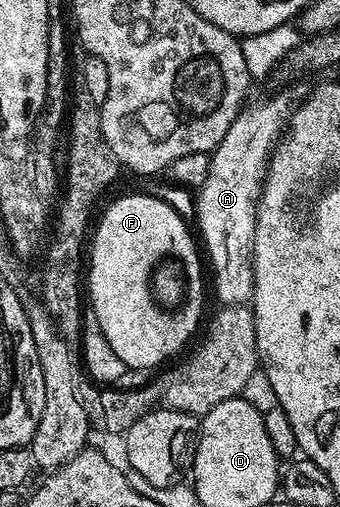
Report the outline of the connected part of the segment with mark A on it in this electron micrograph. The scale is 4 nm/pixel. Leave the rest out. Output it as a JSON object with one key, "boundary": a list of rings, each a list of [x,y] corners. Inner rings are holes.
{"boundary":[[[276,94],[258,103],[253,110],[242,110],[230,126],[230,132],[226,132],[226,136],[212,151],[209,175],[206,176],[206,182],[195,191],[194,222],[200,225],[199,237],[207,261],[208,258],[212,261],[210,286],[216,289],[216,298],[221,307],[243,306],[252,297],[252,245],[256,235],[256,208],[268,172],[268,159],[280,141],[286,119],[293,109],[294,101],[290,95]]]}

